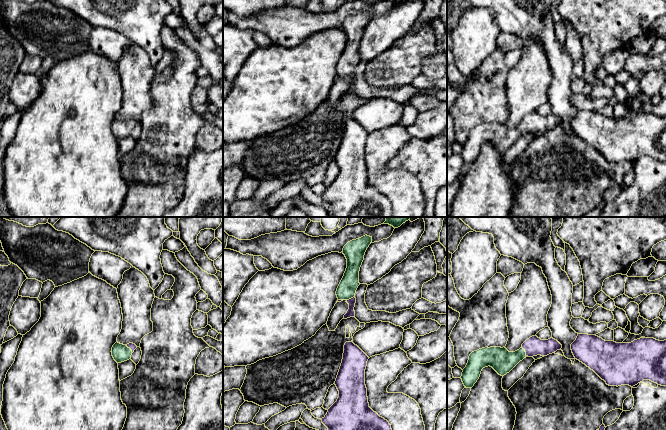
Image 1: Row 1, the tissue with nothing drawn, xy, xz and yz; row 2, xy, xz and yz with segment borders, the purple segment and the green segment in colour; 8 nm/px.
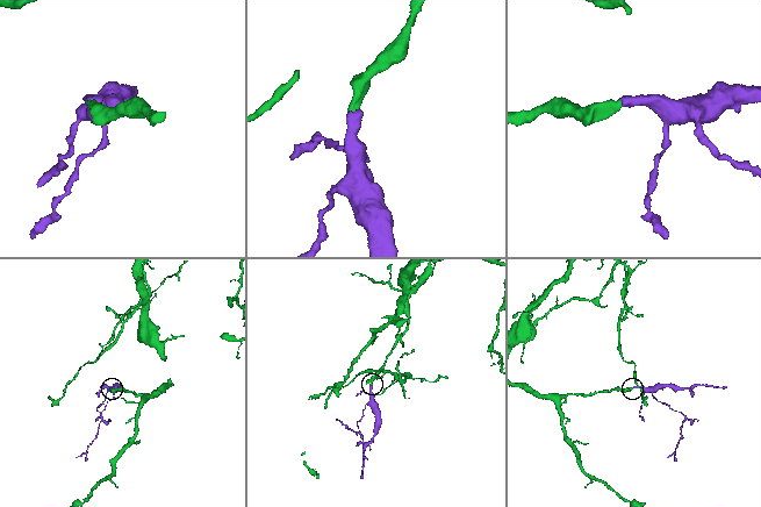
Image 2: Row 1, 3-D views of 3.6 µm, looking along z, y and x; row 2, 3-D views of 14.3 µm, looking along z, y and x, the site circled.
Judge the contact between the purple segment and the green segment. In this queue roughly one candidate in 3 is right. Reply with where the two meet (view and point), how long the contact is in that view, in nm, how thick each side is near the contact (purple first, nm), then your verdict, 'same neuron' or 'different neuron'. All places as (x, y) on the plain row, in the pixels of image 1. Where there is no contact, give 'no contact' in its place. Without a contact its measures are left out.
meets purple in yz at (525, 127); contact 80 nm long; 150 nm thick on the purple side, 190 nm on the other; same neuron

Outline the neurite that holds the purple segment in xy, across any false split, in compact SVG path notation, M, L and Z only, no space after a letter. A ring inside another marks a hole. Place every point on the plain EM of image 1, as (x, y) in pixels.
M116 118L112 123L112 132L117 139L121 139L131 135L131 131L137 122L133 119L127 121Z

